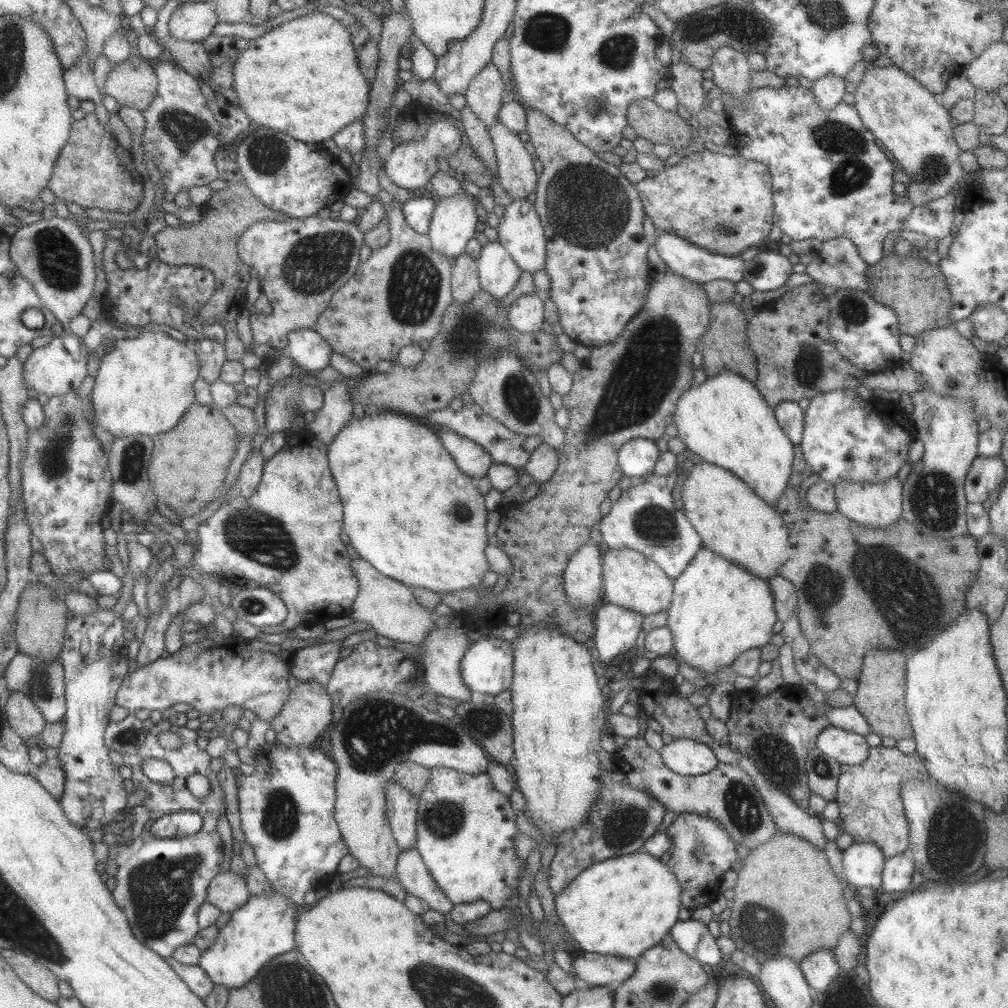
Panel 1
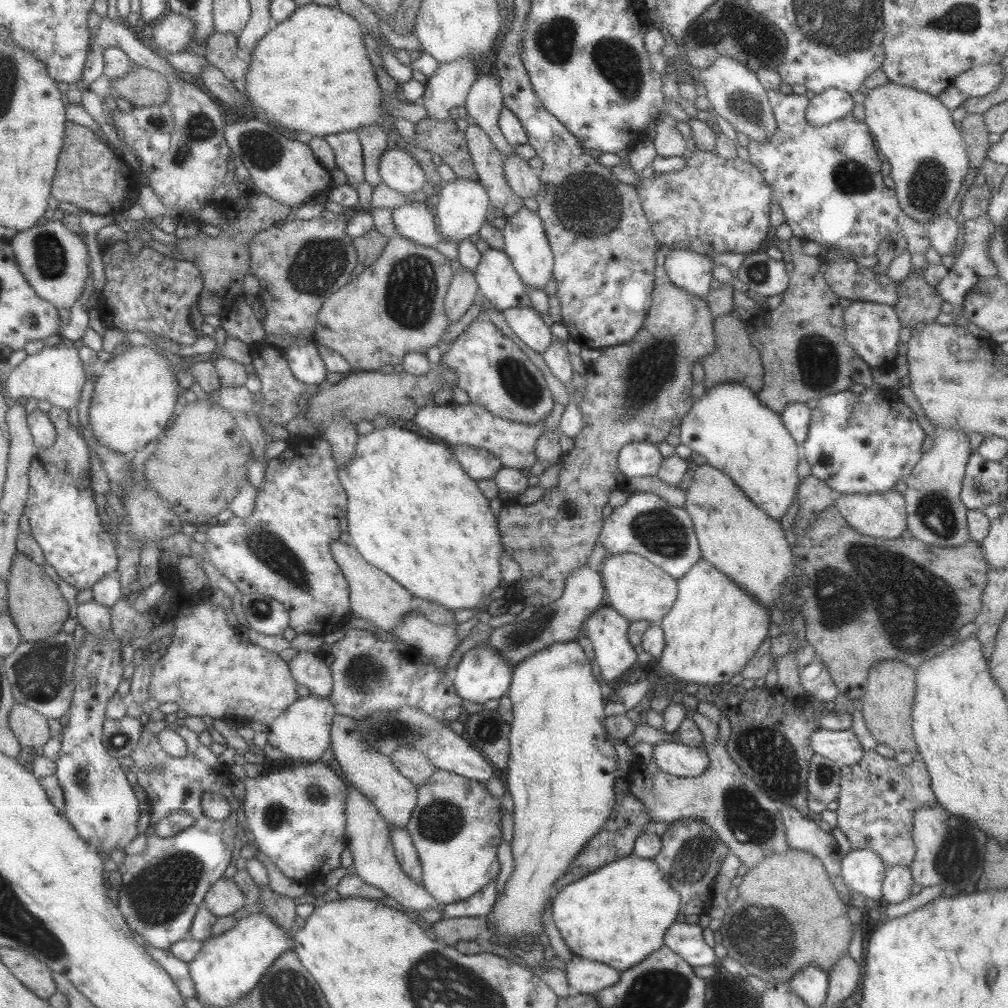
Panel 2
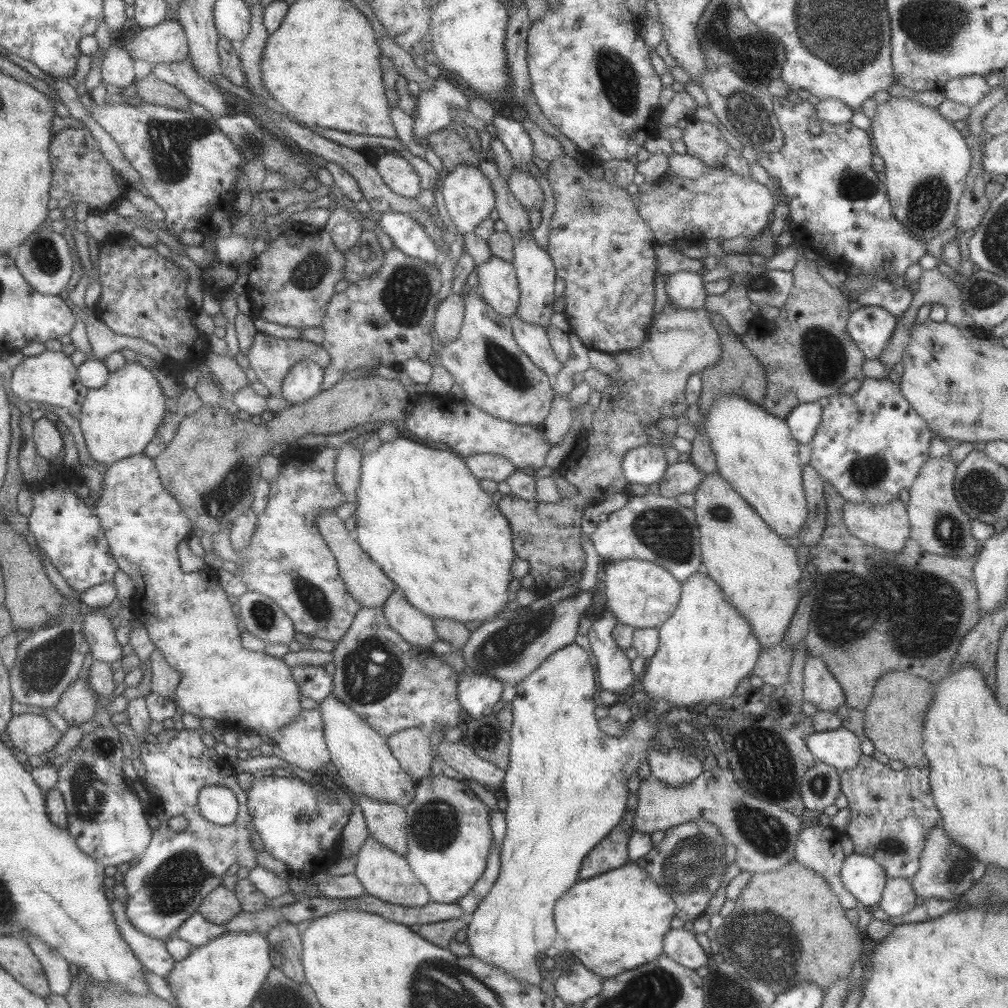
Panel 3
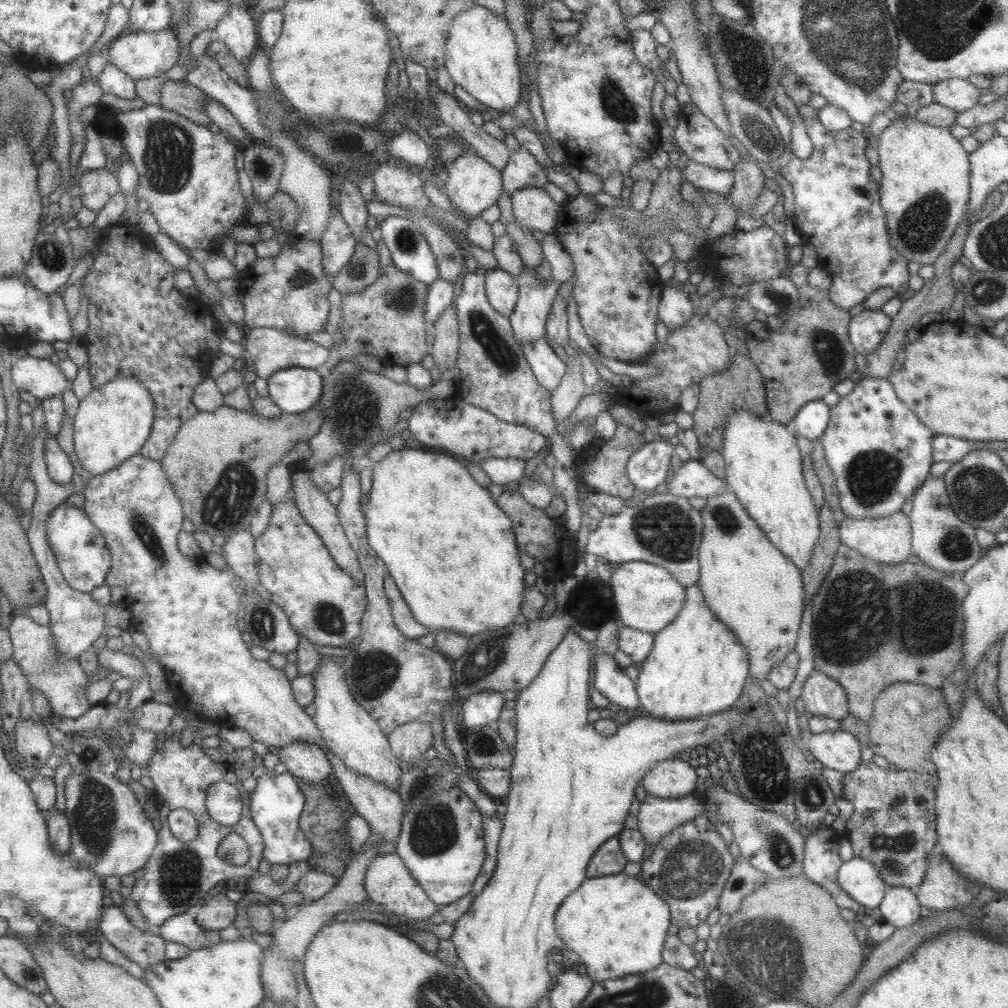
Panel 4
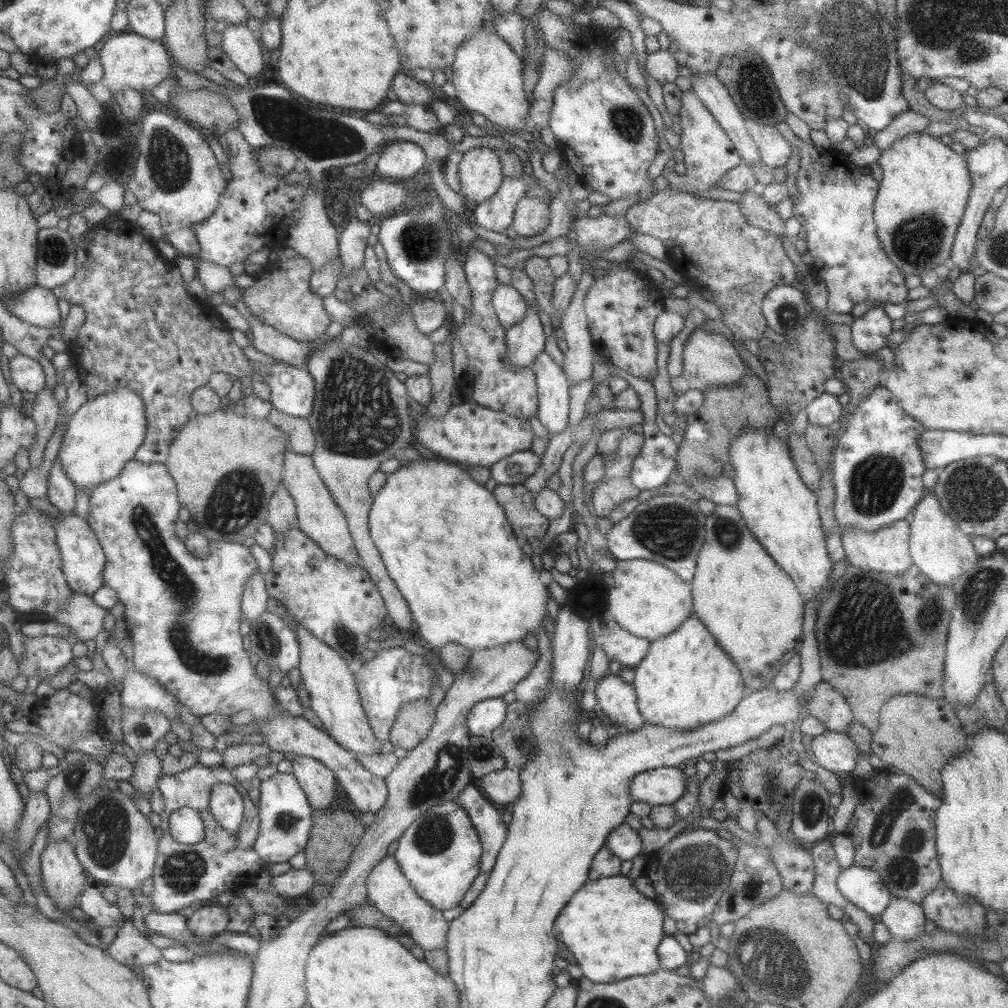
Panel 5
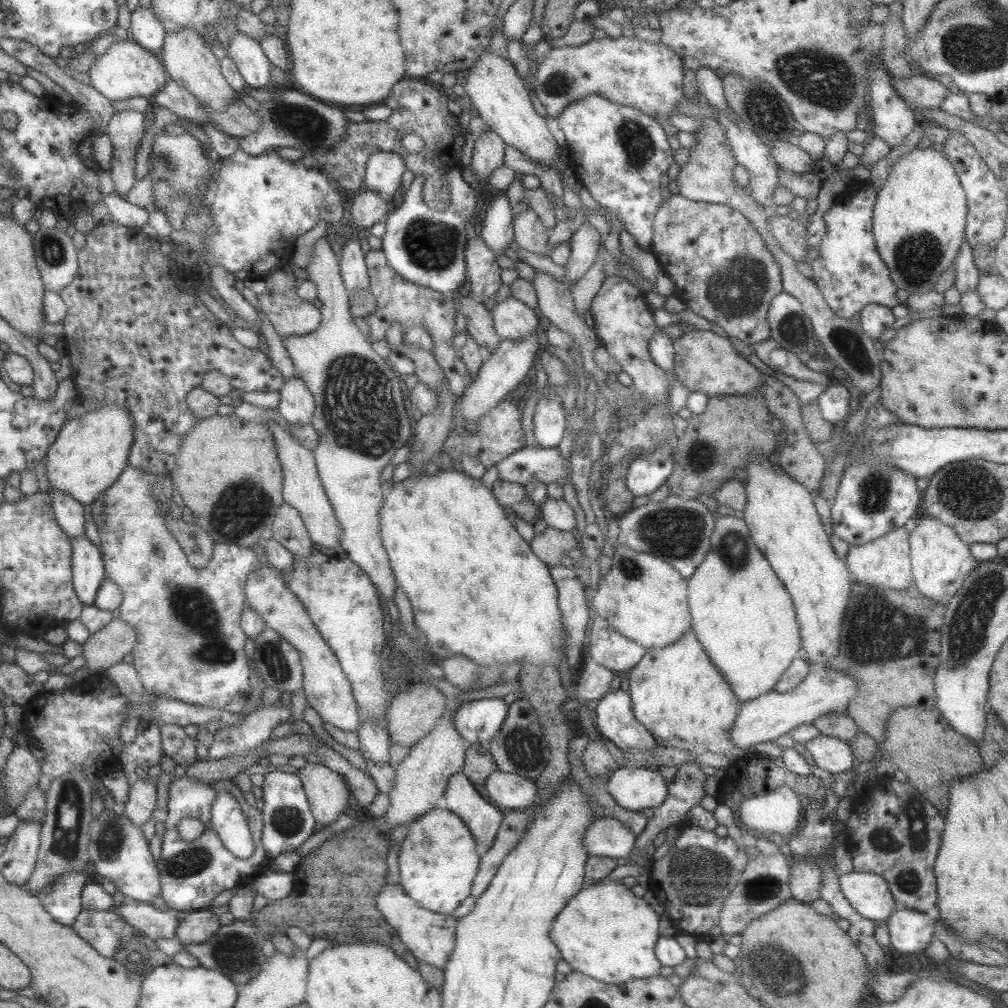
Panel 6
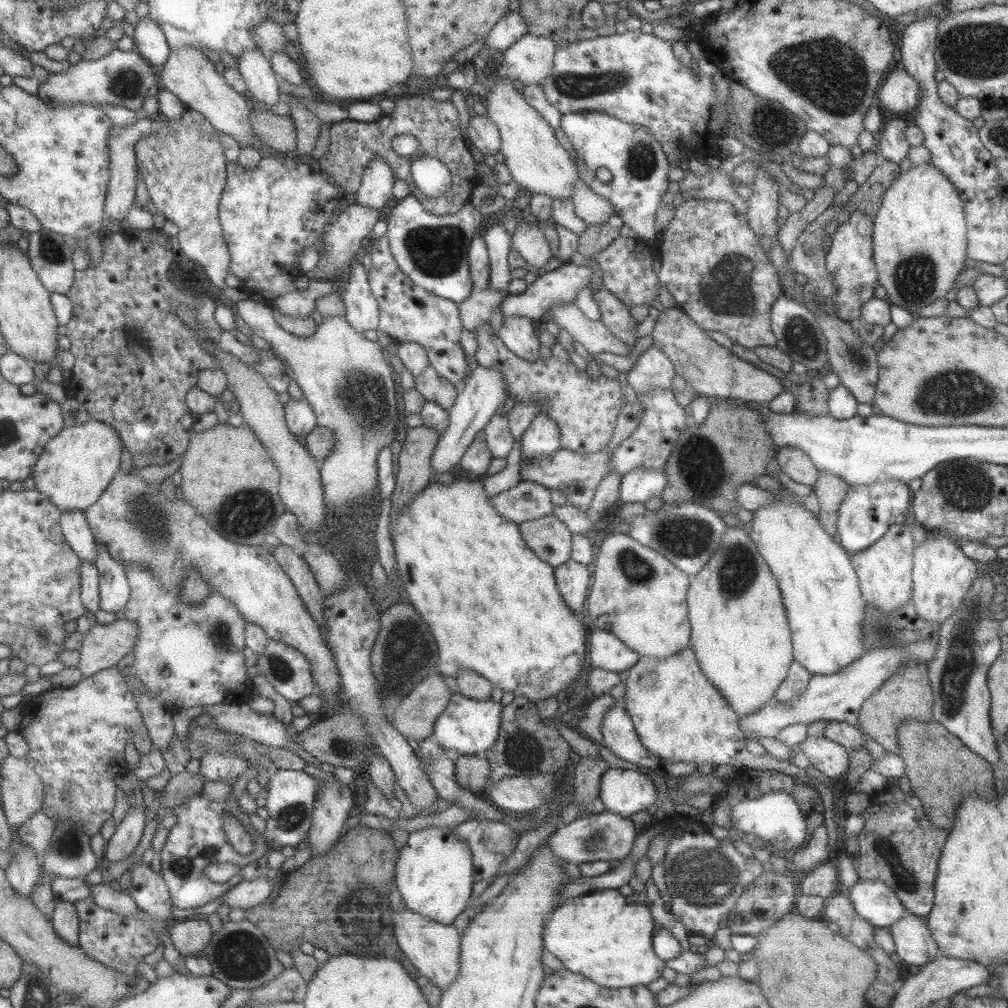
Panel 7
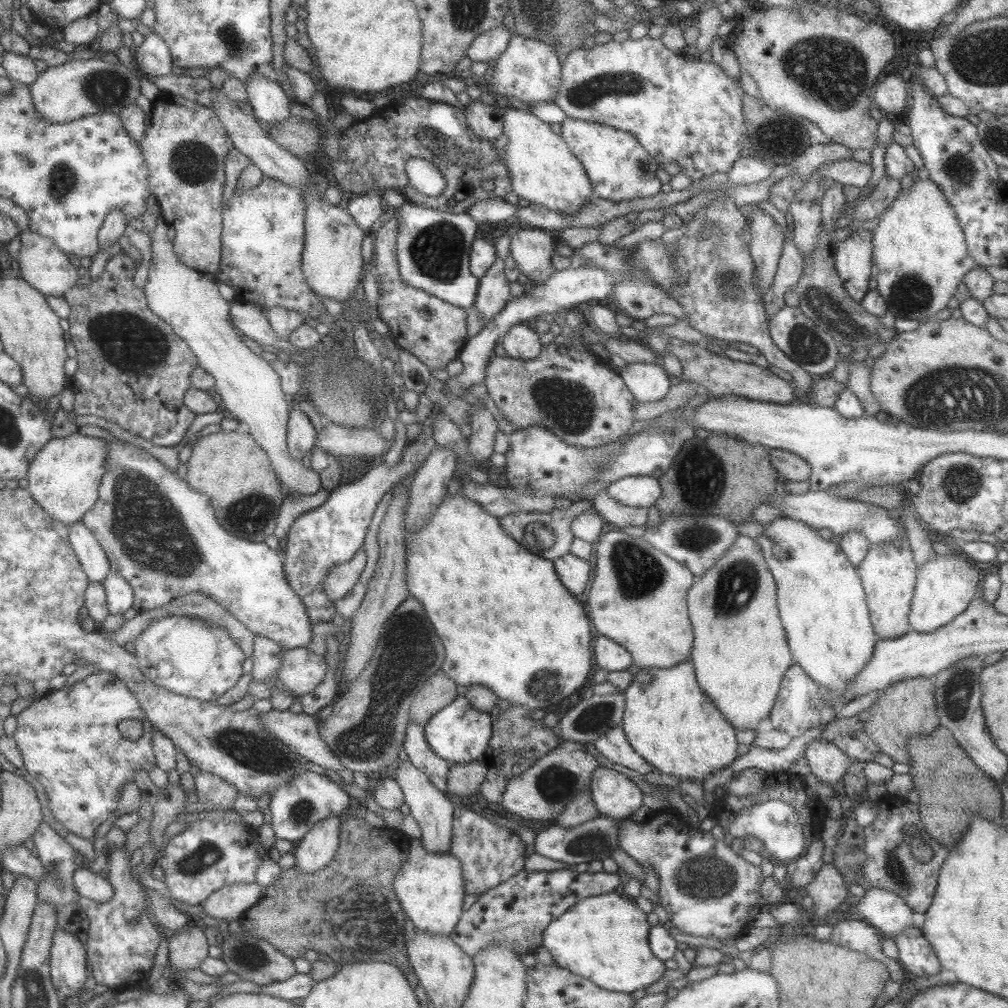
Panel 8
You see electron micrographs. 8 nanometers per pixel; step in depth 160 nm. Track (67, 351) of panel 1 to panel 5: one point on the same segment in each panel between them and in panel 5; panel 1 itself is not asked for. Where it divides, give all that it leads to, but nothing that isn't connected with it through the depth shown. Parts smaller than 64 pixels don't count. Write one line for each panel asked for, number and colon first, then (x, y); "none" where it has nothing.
2: (56, 374)
3: (49, 378)
4: (39, 377)
5: (26, 374)

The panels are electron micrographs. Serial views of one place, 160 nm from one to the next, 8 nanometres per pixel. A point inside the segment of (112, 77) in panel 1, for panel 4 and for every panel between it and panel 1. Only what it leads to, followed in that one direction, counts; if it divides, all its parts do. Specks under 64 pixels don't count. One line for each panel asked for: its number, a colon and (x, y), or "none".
2: (141, 87)
3: (150, 89)
4: (180, 97)

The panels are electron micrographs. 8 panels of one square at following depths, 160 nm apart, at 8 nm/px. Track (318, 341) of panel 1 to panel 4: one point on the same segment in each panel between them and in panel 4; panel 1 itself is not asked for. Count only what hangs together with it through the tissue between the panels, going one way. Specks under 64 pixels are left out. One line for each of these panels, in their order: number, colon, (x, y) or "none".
2: (305, 365)
3: (304, 380)
4: (294, 390)

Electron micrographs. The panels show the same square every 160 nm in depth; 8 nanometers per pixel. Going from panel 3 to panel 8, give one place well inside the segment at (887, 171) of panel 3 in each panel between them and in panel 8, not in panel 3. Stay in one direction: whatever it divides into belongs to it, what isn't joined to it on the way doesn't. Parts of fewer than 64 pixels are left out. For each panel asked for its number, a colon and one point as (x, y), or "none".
4: (924, 187)
5: (922, 194)
6: (918, 219)
7: (919, 245)
8: (919, 250)

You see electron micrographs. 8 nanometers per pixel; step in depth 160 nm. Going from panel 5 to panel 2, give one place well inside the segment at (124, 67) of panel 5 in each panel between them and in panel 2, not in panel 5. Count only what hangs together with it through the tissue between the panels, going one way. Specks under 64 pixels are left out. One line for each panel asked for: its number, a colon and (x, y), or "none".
2: (172, 32)
3: (165, 42)
4: (140, 54)

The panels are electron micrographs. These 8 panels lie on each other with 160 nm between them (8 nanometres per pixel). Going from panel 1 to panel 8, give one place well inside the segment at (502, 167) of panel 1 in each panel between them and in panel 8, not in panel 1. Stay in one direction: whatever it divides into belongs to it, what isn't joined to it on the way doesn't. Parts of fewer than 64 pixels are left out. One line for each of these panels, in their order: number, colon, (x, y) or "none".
2: (523, 181)
3: (523, 186)
4: (532, 208)
5: (530, 217)
6: (529, 233)
7: (528, 240)
8: (531, 249)

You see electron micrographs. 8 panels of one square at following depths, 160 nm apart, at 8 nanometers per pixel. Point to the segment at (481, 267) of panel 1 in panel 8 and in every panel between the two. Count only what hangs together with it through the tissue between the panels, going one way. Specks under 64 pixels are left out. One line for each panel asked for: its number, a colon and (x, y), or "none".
2: (498, 282)
3: (496, 278)
4: (501, 289)
5: (509, 307)
6: (512, 320)
7: (517, 334)
8: (520, 342)

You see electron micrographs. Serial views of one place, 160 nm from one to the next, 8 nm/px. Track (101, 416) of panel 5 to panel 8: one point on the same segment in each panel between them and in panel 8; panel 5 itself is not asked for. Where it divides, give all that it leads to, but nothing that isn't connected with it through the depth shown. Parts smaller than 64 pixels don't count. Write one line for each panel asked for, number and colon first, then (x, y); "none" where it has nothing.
6: (90, 451)
7: (71, 471)
8: (63, 477)

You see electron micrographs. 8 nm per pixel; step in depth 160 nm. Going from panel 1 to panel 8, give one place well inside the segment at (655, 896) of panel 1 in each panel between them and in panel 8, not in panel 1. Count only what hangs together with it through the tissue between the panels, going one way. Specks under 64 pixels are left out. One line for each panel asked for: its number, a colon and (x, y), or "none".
2: (618, 914)
3: (612, 922)
4: (616, 925)
5: (612, 930)
6: (605, 932)
7: (599, 935)
8: (604, 938)

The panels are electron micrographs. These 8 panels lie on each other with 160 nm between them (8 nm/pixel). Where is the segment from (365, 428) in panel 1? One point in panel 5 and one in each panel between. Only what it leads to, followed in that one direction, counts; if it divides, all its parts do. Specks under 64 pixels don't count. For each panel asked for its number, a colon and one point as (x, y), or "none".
2: (412, 512)
3: (420, 514)
4: (449, 549)
5: (446, 544)

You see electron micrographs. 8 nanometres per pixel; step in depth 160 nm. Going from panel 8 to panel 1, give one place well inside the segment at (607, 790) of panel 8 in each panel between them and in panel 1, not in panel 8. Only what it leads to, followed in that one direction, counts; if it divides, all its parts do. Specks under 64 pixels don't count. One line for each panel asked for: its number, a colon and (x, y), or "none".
1: (687, 757)
2: (677, 759)
3: (674, 768)
4: (669, 779)
5: (661, 786)
6: (633, 788)
7: (622, 791)

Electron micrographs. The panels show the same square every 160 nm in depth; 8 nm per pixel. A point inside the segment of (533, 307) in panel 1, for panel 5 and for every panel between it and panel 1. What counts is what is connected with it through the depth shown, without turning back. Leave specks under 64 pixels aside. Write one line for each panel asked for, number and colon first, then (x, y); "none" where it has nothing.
2: (524, 322)
3: (532, 340)
4: (548, 370)
5: (552, 387)

